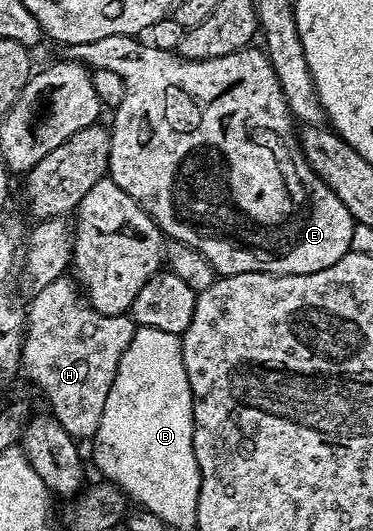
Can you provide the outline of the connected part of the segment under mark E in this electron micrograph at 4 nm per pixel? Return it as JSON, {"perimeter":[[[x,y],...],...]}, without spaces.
{"perimeter":[[[113,34],[113,38],[97,38],[97,42],[88,44],[68,44],[62,47],[62,57],[68,61],[80,61],[92,69],[104,68],[113,70],[113,74],[121,74],[121,82],[127,89],[121,98],[121,106],[113,110],[115,121],[109,124],[111,145],[109,146],[109,178],[125,190],[148,212],[155,225],[163,231],[164,237],[180,240],[185,246],[197,250],[214,266],[219,276],[232,276],[242,272],[271,272],[274,276],[289,274],[313,274],[317,270],[325,270],[325,266],[333,266],[337,258],[351,251],[355,219],[349,214],[345,202],[337,198],[333,190],[314,172],[303,156],[303,149],[297,135],[297,124],[293,119],[289,106],[283,97],[281,82],[277,82],[277,74],[269,62],[266,51],[262,47],[248,46],[240,52],[225,54],[221,58],[208,60],[185,60],[174,51],[157,49],[150,42],[133,36]]]}

